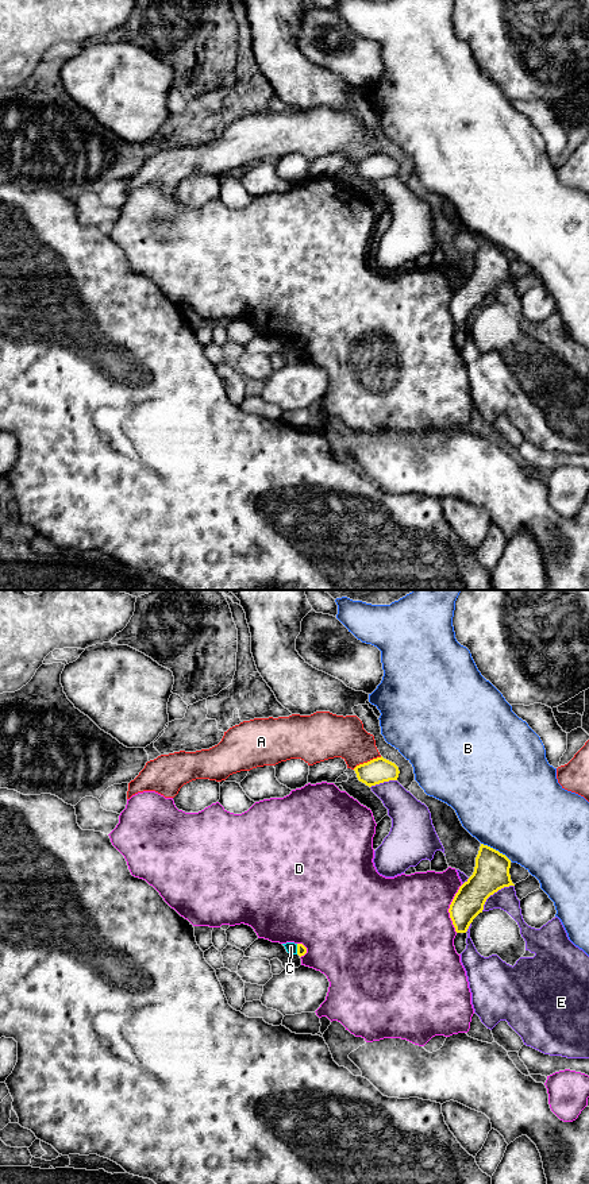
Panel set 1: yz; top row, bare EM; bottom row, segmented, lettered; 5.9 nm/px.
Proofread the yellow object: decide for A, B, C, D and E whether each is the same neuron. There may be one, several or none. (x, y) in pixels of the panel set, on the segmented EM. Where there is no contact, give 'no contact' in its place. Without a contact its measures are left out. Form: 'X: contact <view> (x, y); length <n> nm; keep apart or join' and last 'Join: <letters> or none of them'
A: contact yz (368, 762); length 190 nm; keep apart
B: contact yz (495, 849); length 220 nm; keep apart
C: contact yz (297, 949); length 60 nm; keep apart
D: contact yz (449, 909); length 300 nm; keep apart
E: contact yz (493, 893); length 240 nm; keep apart
Join: none of them

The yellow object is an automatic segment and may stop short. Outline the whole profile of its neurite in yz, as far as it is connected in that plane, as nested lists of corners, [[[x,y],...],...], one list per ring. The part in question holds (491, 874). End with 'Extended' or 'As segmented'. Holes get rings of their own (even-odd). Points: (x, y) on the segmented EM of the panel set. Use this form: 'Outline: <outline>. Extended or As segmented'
Outline: [[[481,844],[473,875],[459,887],[449,913],[457,933],[466,933],[473,919],[482,913],[486,899],[498,890],[515,886],[509,875],[511,860],[498,851]]]. As segmented

